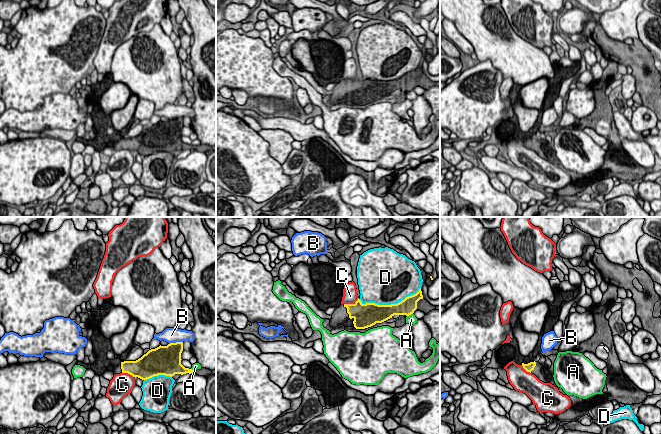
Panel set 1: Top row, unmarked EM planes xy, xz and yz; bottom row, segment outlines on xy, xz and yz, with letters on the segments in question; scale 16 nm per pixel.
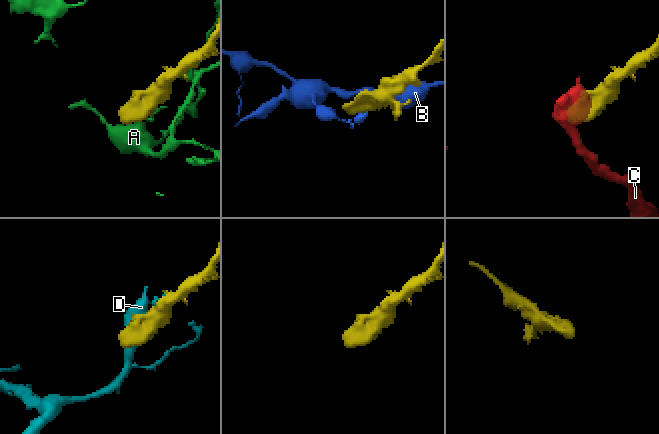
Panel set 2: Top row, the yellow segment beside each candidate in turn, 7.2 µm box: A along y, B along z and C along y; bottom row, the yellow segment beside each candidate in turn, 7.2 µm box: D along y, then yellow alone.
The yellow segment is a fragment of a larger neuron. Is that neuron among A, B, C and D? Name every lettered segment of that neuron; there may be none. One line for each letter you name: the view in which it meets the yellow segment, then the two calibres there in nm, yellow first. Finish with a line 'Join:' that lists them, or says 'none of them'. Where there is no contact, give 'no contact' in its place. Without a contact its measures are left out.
Join: none of them

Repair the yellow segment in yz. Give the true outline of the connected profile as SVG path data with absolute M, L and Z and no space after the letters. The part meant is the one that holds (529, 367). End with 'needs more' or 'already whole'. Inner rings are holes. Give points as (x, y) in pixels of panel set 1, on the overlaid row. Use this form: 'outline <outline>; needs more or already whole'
outline M530 362L528 364L522 363L523 368L532 374L534 374L540 381L544 383L550 383L550 380L547 378L544 372L544 366L539 362Z; needs more

